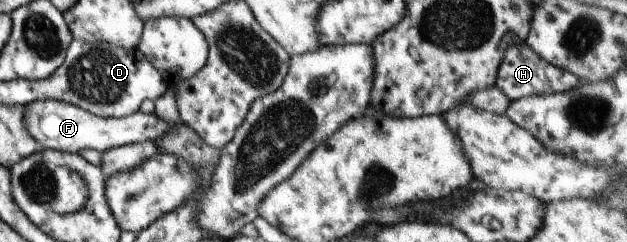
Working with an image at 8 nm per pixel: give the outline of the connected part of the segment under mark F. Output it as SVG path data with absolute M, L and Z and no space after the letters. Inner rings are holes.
M54 99L38 100L26 105L24 124L32 138L40 142L44 149L78 154L80 151L92 148L103 153L121 146L146 141L154 142L171 128L171 124L168 122L158 120L155 113L144 114L138 111L132 116L122 118L99 117L72 103Z

